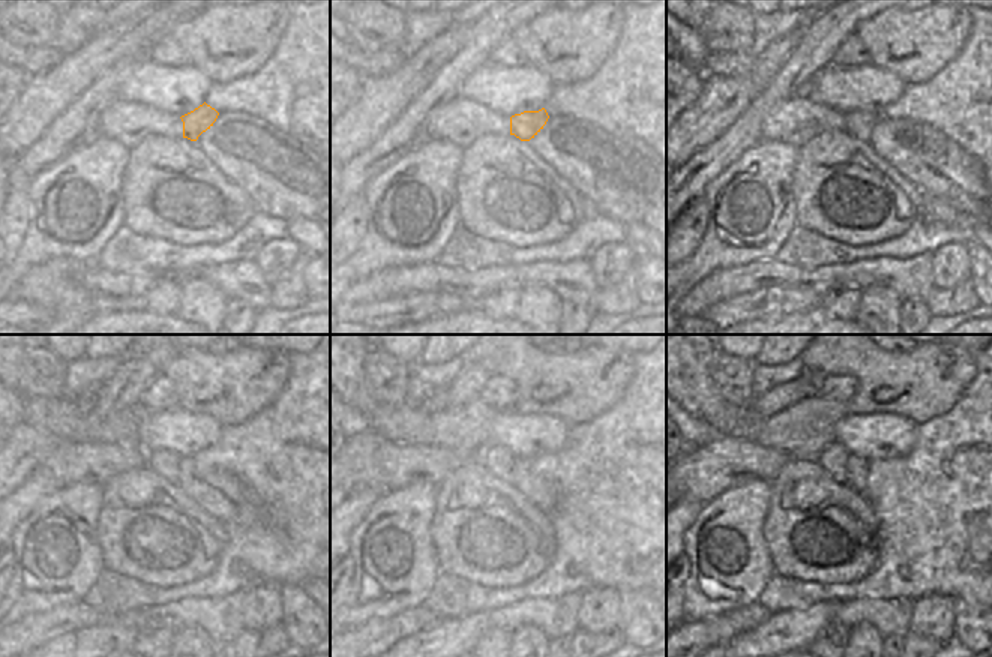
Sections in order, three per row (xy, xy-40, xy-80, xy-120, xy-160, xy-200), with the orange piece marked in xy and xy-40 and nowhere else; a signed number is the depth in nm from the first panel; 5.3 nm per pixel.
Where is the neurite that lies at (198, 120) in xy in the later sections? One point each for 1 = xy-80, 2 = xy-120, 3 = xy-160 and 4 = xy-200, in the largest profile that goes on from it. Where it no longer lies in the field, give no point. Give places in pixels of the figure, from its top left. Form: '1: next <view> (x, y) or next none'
1: next xy-80 (860, 125)
2: next xy-120 (165, 464)
3: next xy-160 (499, 459)
4: next xy-200 (833, 459)

